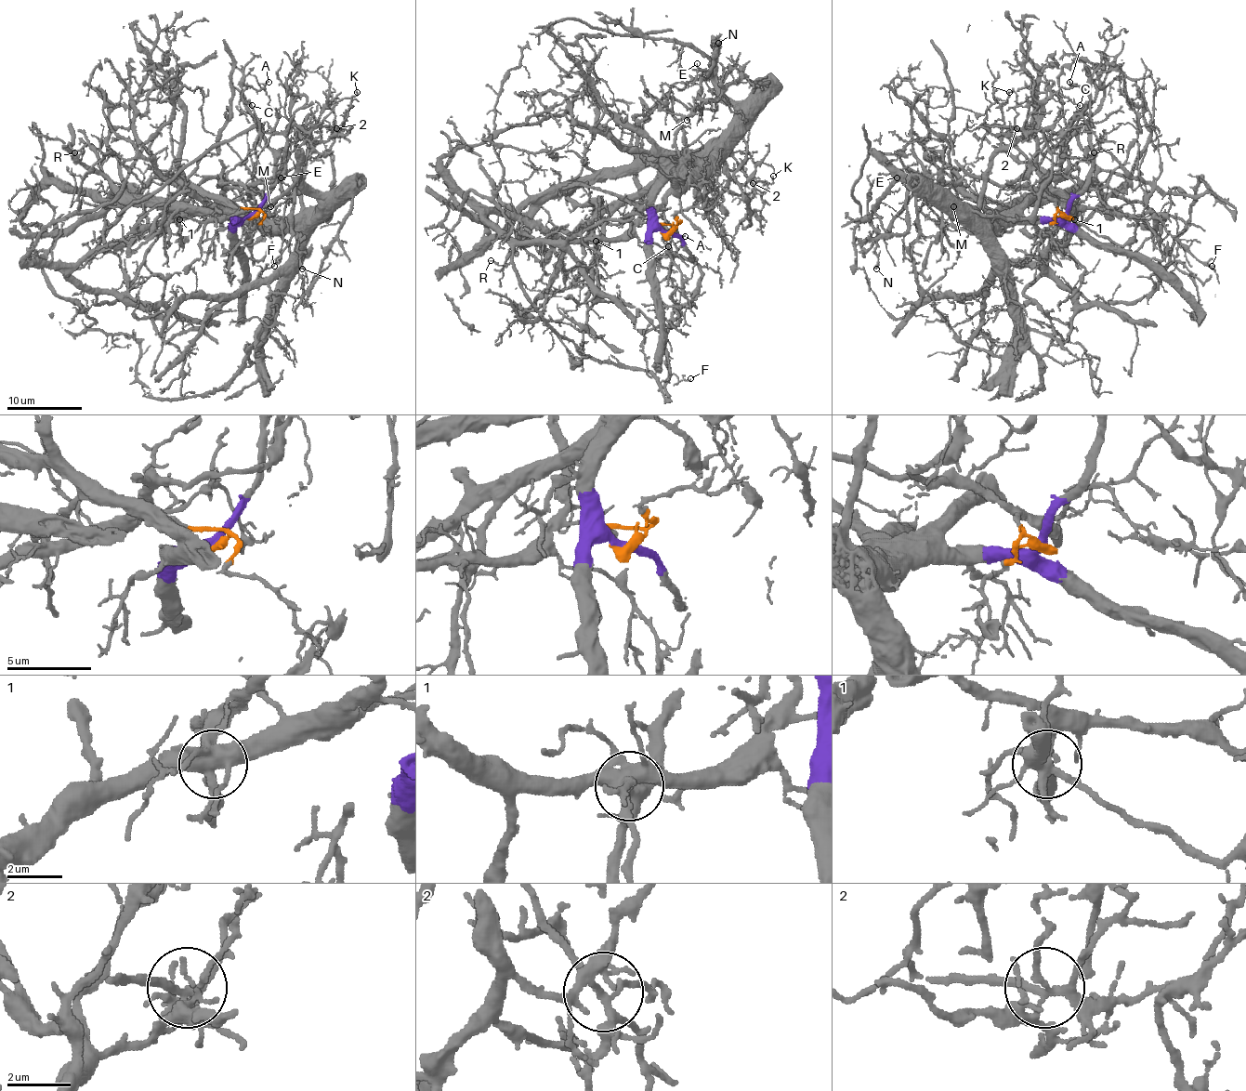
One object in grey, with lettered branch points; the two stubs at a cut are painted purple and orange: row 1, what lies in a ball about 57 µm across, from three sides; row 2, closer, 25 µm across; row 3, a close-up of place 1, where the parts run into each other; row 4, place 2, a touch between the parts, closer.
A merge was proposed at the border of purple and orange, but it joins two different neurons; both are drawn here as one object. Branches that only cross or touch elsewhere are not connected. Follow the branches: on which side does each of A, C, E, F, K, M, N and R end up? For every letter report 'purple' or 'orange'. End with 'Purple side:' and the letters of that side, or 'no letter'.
A: orange
C: orange
E: purple
F: orange
K: orange
M: purple
N: purple
R: purple
Purple side: E, M, N, R

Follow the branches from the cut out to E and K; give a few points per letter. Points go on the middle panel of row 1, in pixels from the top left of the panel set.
E: (666, 231), (657, 220), (653, 196), (690, 157), (696, 157), (732, 123), (734, 108), (696, 63)
K: (666, 231), (640, 213), (664, 179), (701, 194), (708, 164), (730, 155), (754, 183), (773, 176)

